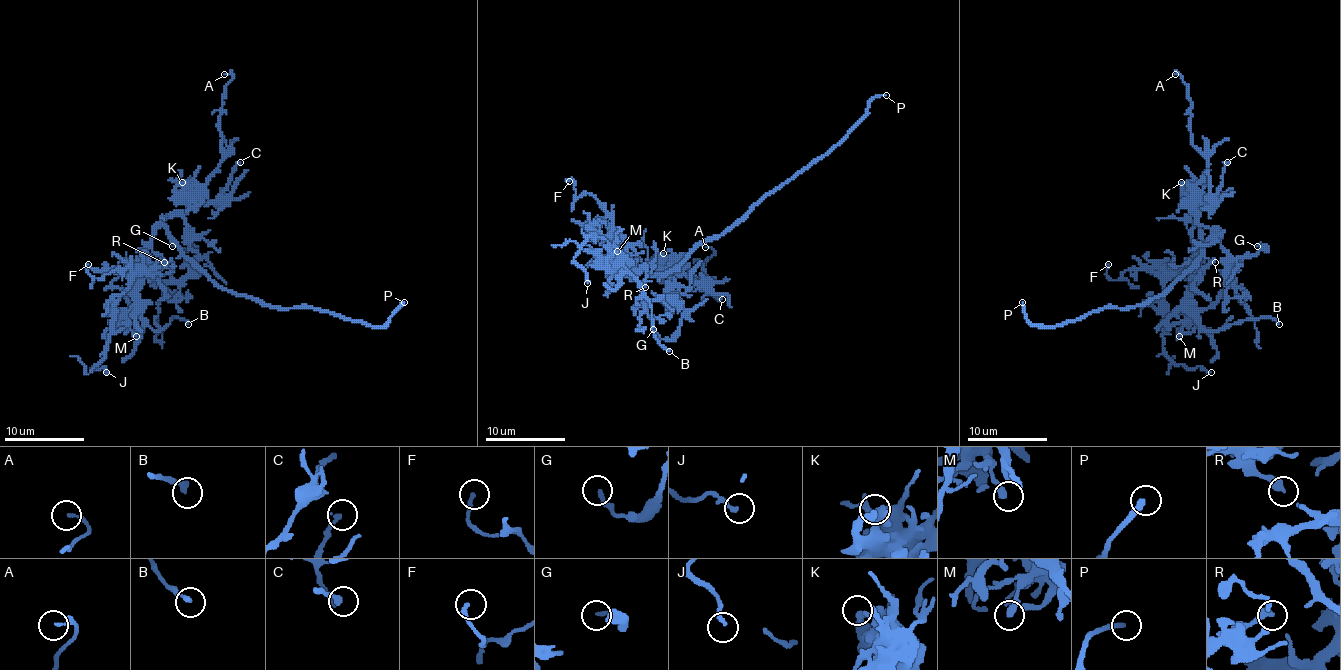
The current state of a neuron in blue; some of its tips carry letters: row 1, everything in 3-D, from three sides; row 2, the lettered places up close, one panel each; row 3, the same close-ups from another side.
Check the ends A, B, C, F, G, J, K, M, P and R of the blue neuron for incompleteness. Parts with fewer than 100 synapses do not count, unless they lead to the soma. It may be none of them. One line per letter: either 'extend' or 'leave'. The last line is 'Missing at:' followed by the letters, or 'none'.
A: leave
B: leave
C: leave
F: leave
G: leave
J: leave
K: extend
M: leave
P: extend
R: leave
Missing at: K, P

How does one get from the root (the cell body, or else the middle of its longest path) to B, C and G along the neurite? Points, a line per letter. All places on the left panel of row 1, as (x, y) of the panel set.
B: (204, 272), (162, 226), (152, 234), (138, 314), (154, 330), (162, 330), (172, 318), (188, 324)
C: (204, 272), (182, 252), (164, 220), (186, 212), (196, 204), (210, 204), (226, 186), (232, 170), (240, 162)
G: (204, 272), (164, 224), (166, 218), (180, 216), (186, 240), (200, 258), (194, 250), (172, 246)

